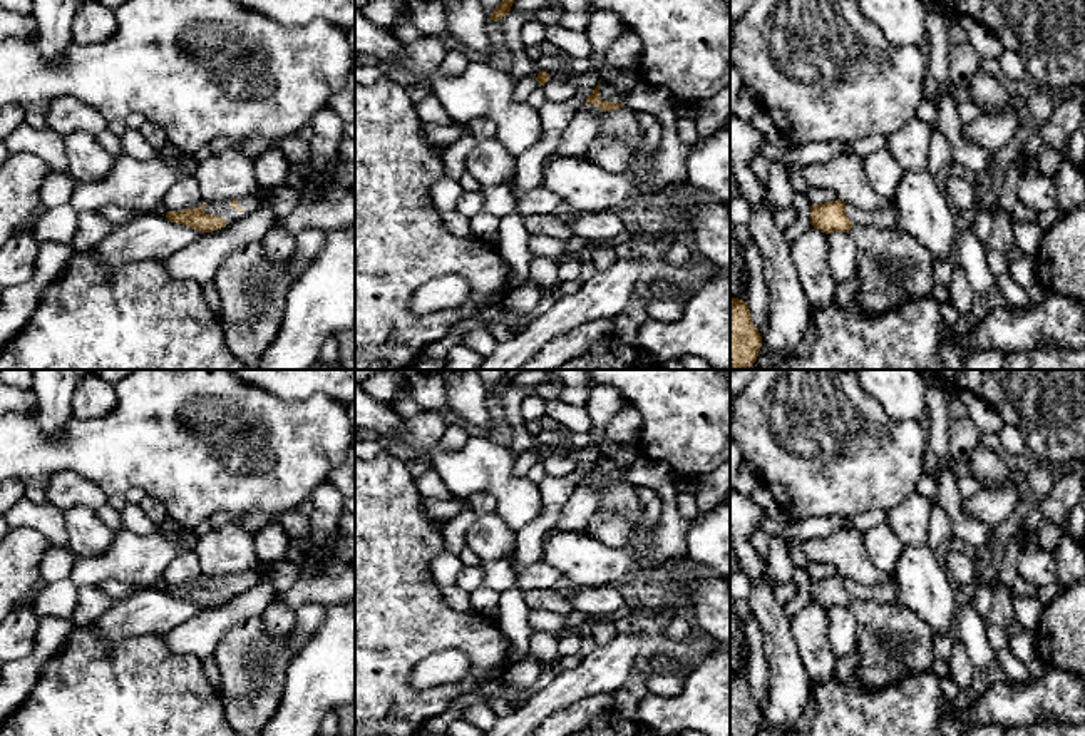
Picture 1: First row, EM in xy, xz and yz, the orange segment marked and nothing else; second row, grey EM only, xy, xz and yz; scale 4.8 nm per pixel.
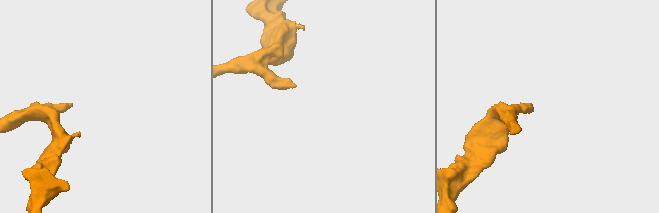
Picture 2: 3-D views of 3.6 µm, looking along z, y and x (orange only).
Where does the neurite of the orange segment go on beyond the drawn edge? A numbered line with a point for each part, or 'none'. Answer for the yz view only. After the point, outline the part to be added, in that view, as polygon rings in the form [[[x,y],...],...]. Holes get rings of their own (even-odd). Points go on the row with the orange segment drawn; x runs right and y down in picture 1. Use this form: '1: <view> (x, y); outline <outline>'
1: yz (878, 218); outline [[[846,204],[846,214],[854,226],[876,226],[876,227],[894,227],[897,221],[896,207],[891,206],[887,211],[864,211],[852,204]]]

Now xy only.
1: xy (251, 203); outline [[[255,194],[246,197],[236,199],[238,204],[243,207],[241,211],[231,207],[231,199],[211,202],[203,207],[206,214],[219,216],[226,221],[226,226],[256,212],[261,207],[261,199]]]

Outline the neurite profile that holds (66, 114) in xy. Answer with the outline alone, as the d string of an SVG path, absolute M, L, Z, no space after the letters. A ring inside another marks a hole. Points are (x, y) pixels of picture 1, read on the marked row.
M57 97L45 112L49 127L60 135L85 130L97 135L107 130L107 119L92 105L75 97Z

